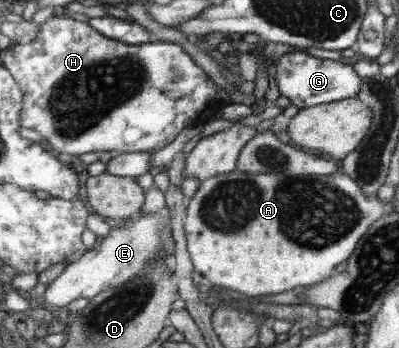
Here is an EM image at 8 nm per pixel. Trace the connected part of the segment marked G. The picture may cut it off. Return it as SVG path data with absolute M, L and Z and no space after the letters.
M297 49L279 59L270 61L275 67L276 83L281 95L288 97L298 109L320 103L331 103L351 97L358 97L362 78L346 60L318 59Z

